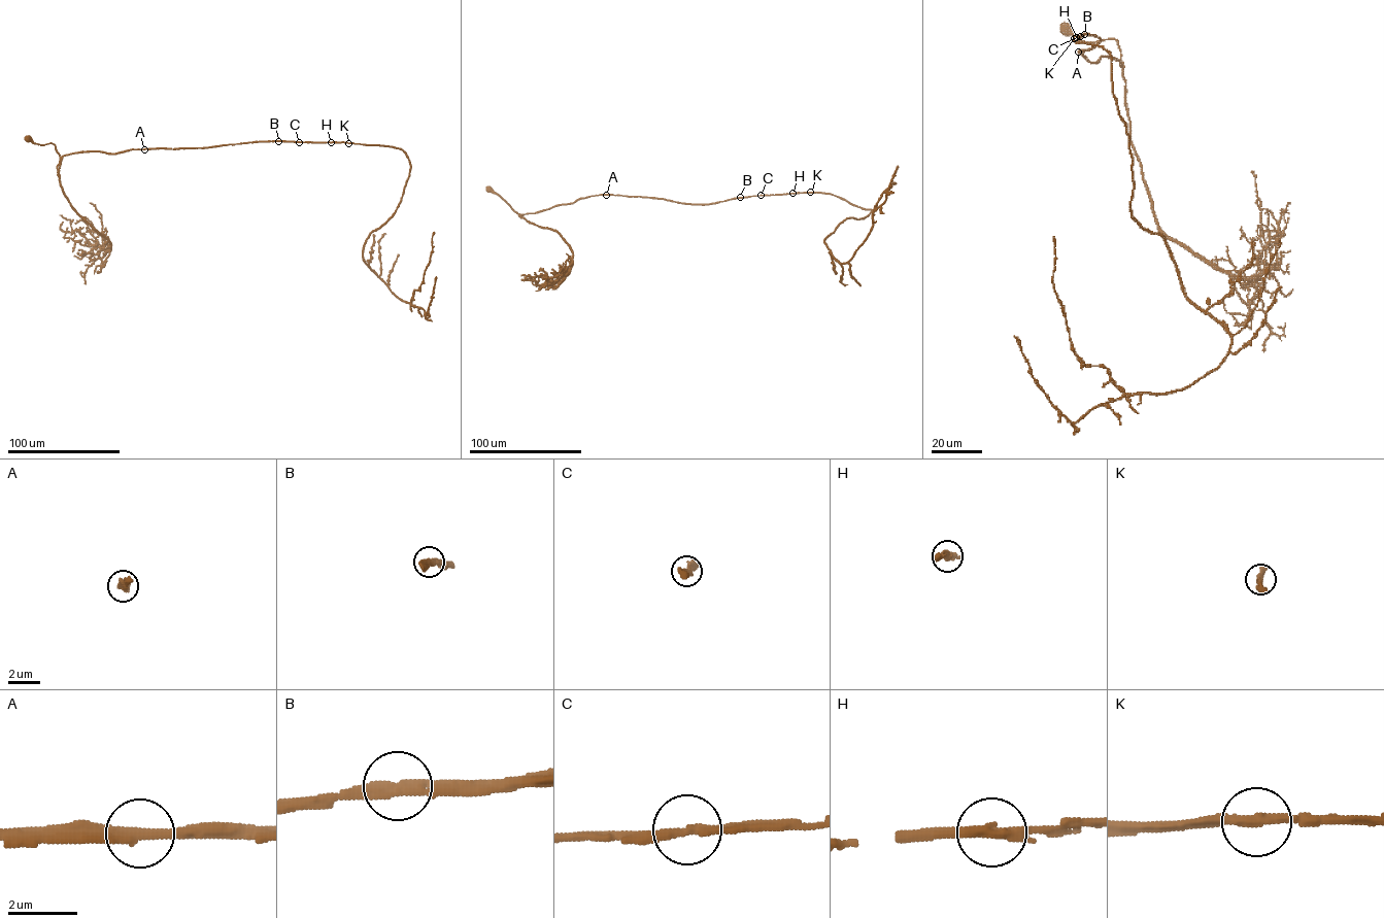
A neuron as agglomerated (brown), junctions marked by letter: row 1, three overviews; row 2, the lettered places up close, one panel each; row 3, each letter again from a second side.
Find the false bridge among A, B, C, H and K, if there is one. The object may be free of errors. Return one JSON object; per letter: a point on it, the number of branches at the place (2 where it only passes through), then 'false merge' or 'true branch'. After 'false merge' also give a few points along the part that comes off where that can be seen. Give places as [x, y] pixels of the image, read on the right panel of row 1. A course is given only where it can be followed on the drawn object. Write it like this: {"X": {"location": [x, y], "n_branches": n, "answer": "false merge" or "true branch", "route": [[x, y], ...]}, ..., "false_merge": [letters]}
{"A": {"location": [1078, 52], "n_branches": 2, "answer": "true branch"}, "B": {"location": [1084, 34], "n_branches": 2, "answer": "true branch"}, "C": {"location": [1080, 36], "n_branches": 2, "answer": "true branch"}, "H": {"location": [1076, 37], "n_branches": 2, "answer": "true branch"}, "K": {"location": [1074, 38], "n_branches": 2, "answer": "true branch"}, "false_merge": []}

